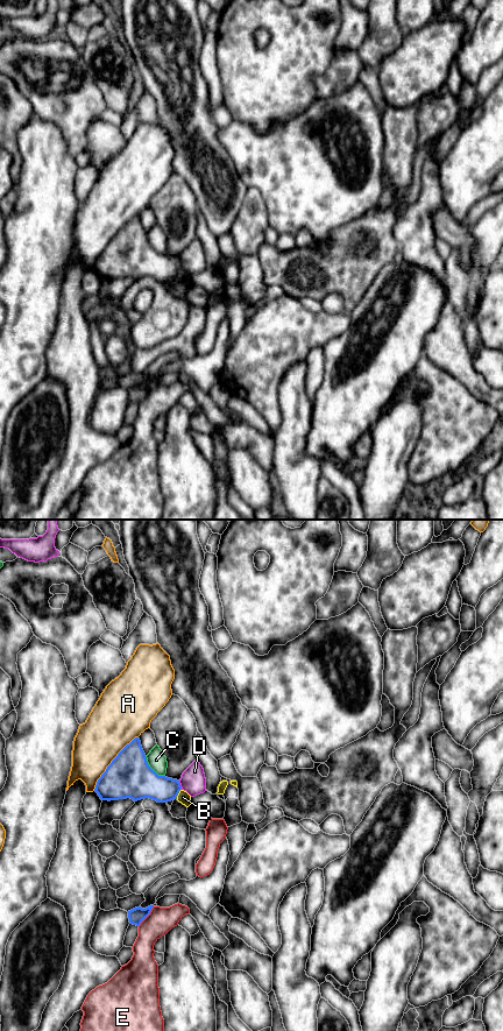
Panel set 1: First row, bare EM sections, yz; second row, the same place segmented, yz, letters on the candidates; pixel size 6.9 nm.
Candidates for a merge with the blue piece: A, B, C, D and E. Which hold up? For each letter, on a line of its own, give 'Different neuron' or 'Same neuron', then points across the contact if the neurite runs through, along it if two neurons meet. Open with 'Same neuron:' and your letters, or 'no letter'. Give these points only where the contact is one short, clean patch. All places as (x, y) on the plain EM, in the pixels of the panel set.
Same neuron: no letter
A: Different neuron
B: Different neuron. Boundary: yz (181, 267), (176, 276)
C: Different neuron. Boundary: yz (144, 234), (148, 242), (158, 253), (164, 254)
D: Different neuron. Boundary: yz (178, 259), (182, 267)
E: Different neuron

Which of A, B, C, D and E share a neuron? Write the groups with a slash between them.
A / B / C / D / E

